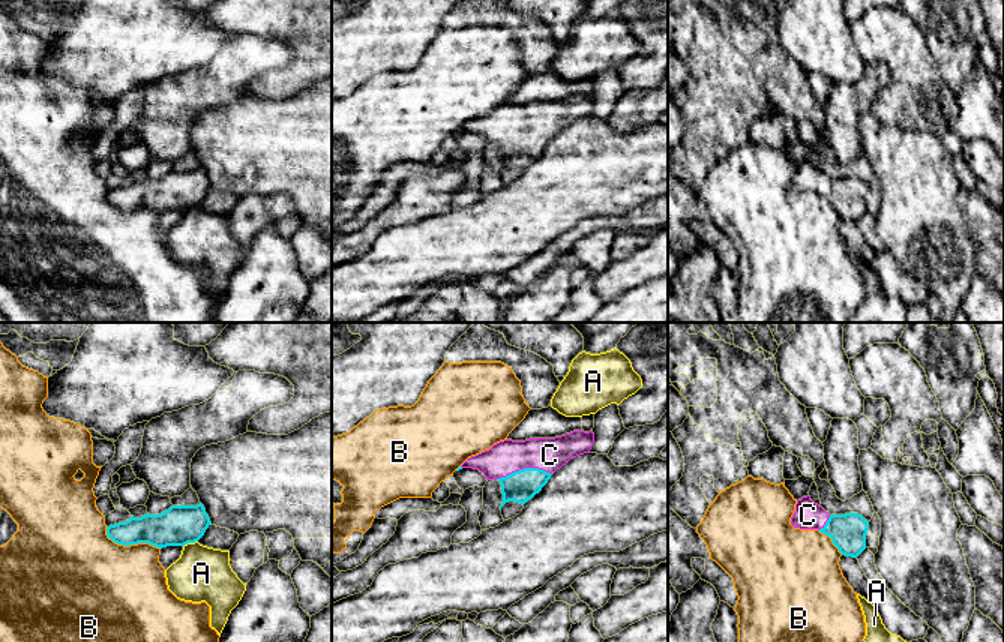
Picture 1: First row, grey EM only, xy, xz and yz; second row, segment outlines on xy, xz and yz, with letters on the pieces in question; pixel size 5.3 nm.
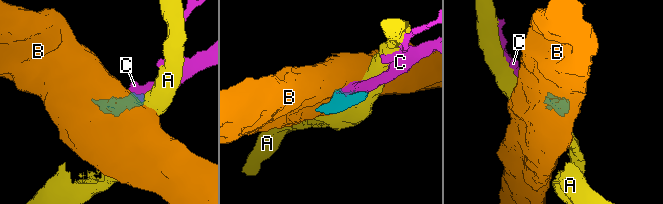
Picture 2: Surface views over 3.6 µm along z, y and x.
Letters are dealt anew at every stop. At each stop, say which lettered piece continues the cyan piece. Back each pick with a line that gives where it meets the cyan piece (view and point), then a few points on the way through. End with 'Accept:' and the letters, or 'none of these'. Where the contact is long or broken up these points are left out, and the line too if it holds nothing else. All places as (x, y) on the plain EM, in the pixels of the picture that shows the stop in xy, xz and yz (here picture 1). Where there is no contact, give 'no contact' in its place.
C: contact xz (524, 132)
Accept: C

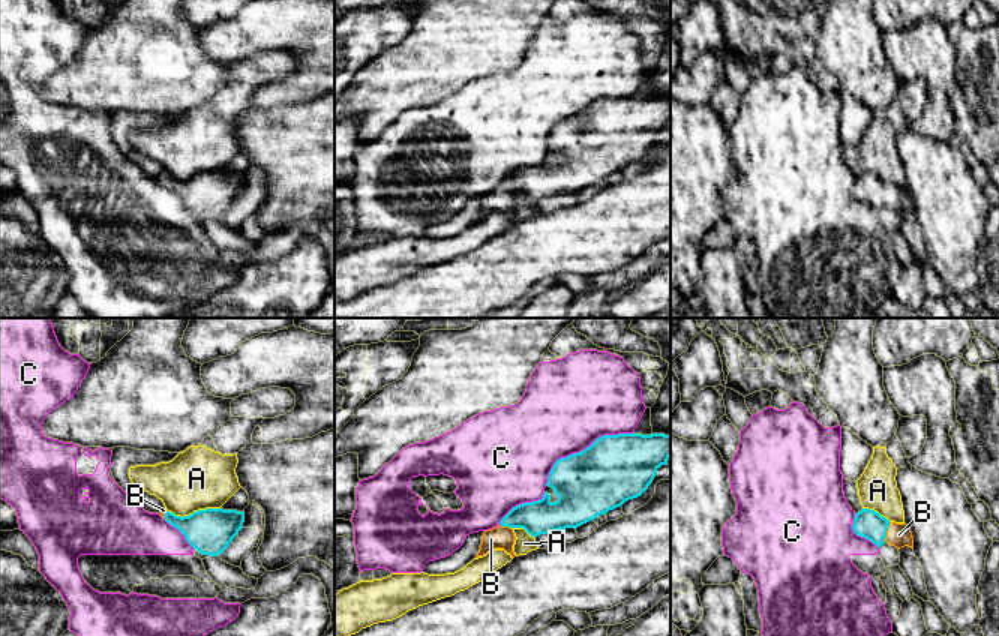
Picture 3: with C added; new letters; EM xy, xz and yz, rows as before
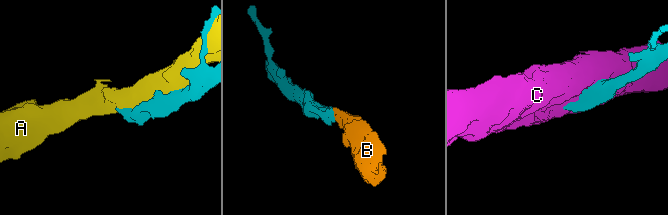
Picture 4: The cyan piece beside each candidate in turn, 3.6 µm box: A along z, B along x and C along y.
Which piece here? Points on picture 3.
B: contact yz (885, 197); way yz (869, 188), (885, 197), (899, 198)
Accept: B

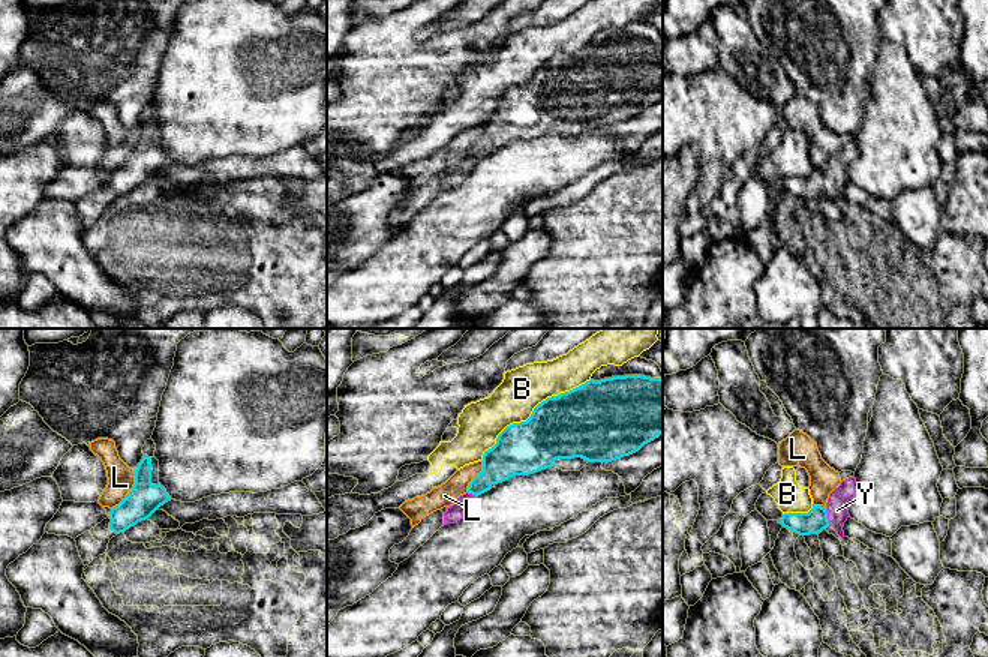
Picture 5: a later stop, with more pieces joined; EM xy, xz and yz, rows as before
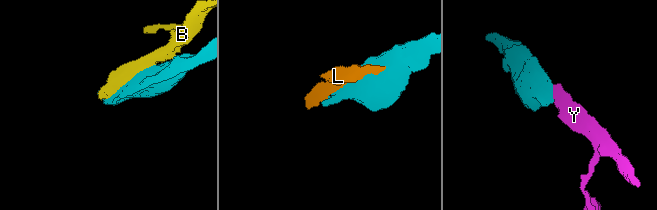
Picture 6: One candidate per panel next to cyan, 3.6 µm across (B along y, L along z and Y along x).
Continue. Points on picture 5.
Y: contact yz (826, 182); way yz (813, 186), (819, 182), (826, 182), (837, 174)
Accept: Y

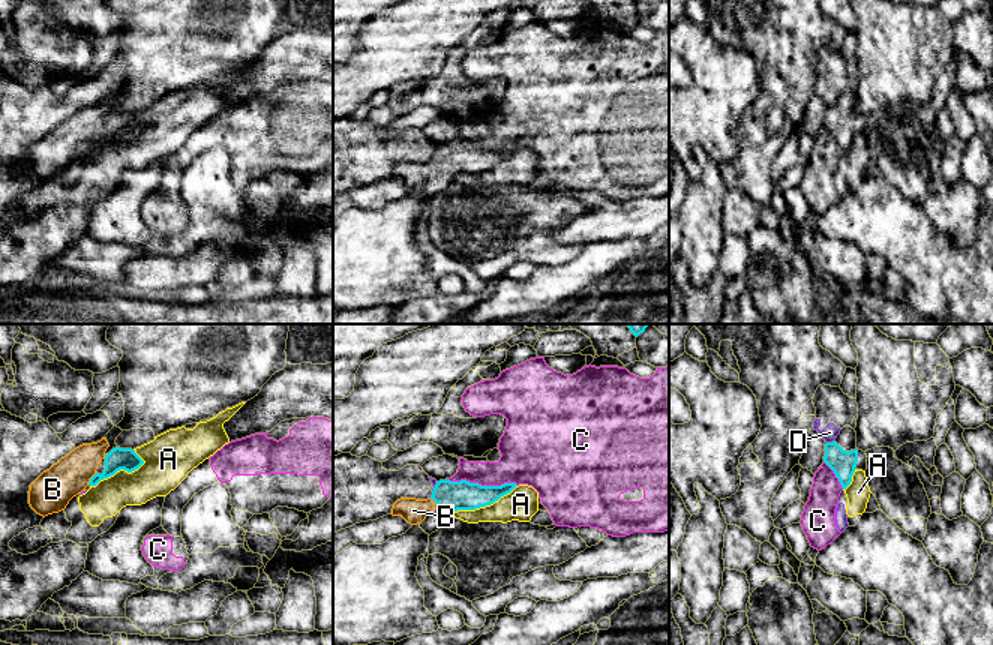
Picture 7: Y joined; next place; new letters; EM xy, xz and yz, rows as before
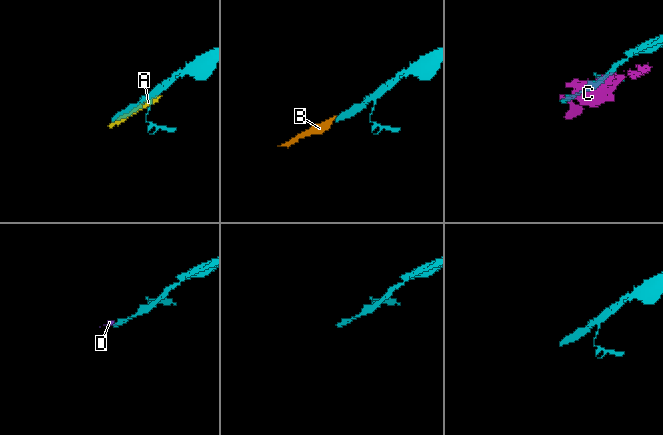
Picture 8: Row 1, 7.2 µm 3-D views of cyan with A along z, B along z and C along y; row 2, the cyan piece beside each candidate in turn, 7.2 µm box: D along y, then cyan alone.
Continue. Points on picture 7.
B: contact xy (90, 143); way xy (117, 123), (102, 140), (90, 143), (65, 143), (53, 153)
Accept: B

